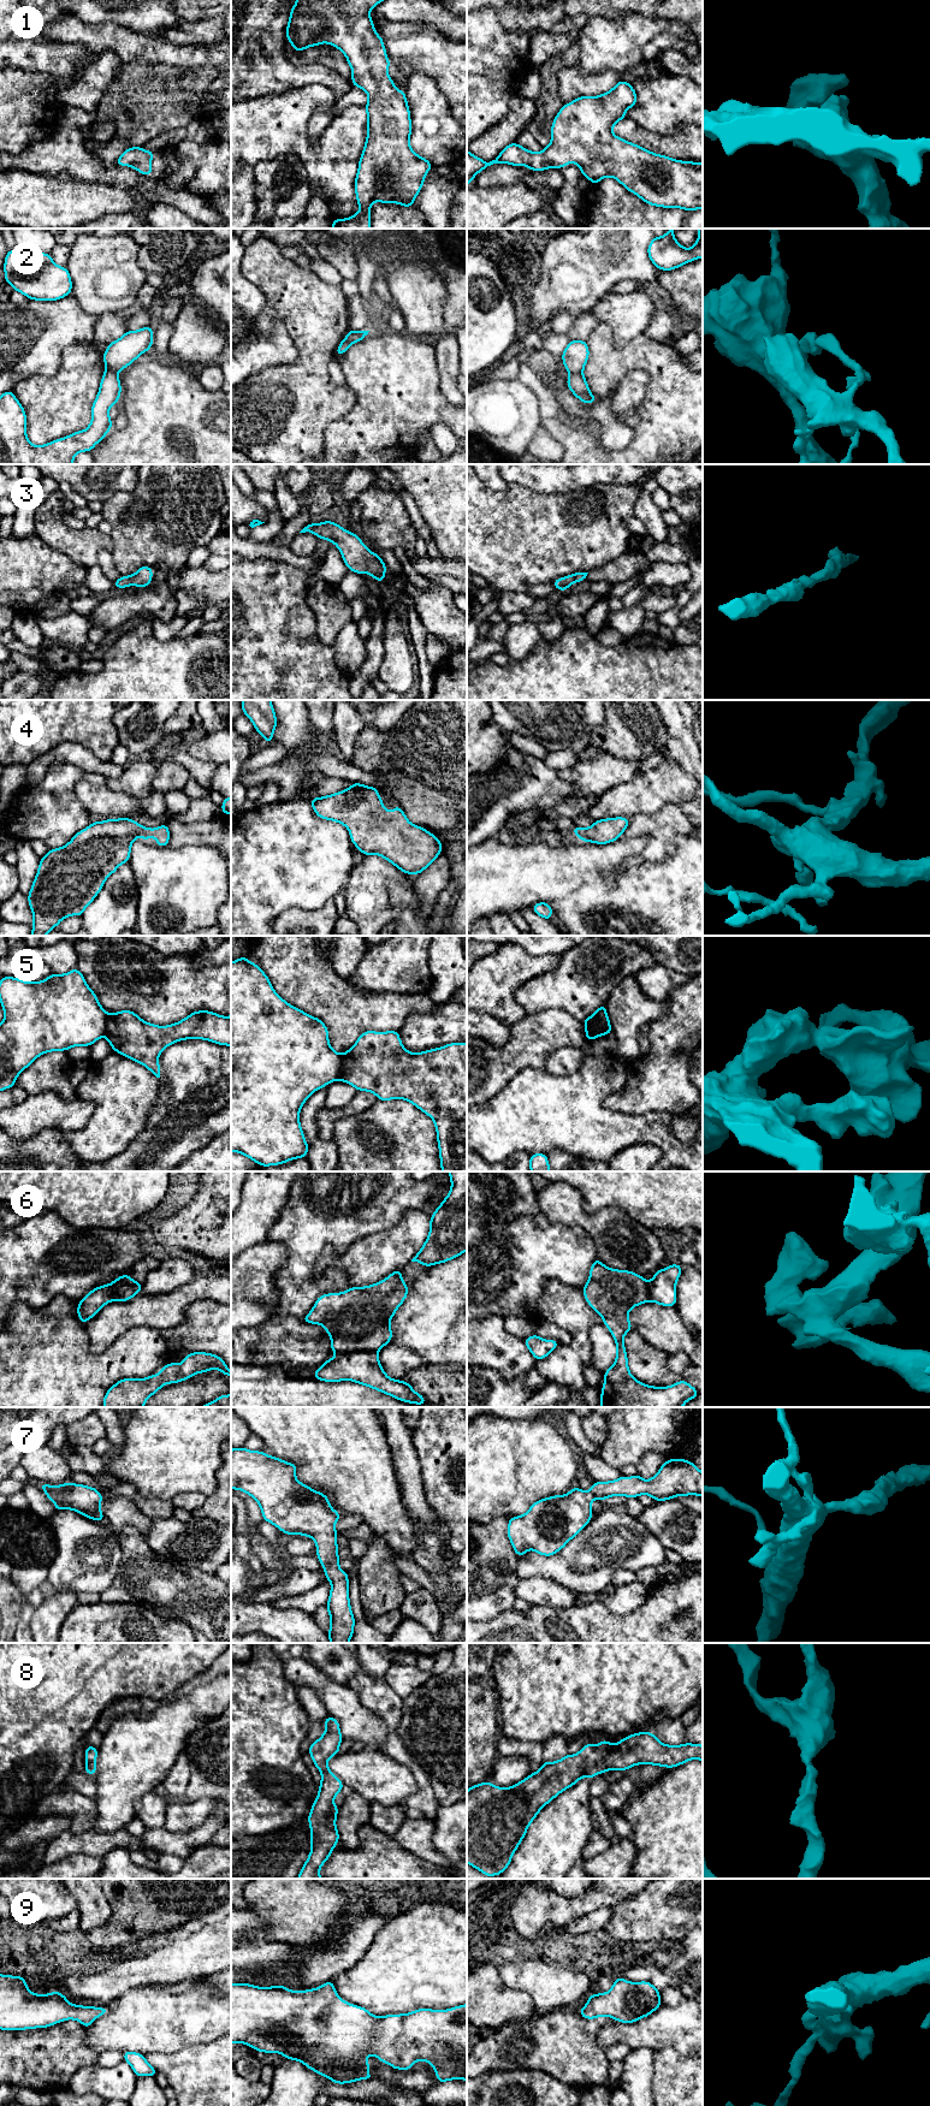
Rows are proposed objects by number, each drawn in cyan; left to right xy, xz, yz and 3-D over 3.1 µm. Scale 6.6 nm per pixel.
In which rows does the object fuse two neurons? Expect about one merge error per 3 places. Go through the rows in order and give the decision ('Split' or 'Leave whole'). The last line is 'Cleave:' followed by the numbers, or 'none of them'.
1: Leave whole
2: Split
3: Leave whole
4: Leave whole
5: Split
6: Split
7: Leave whole
8: Leave whole
9: Leave whole
Cleave: 2, 5, 6

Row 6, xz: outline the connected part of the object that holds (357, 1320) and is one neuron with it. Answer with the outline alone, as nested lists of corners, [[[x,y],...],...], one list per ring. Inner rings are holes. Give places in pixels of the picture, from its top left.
[[[399,1269],[378,1283],[350,1287],[343,1293],[320,1295],[310,1312],[301,1319],[304,1323],[324,1325],[331,1337],[331,1349],[338,1355],[357,1351],[379,1352],[392,1340],[390,1321],[403,1304],[408,1292],[402,1280],[402,1269]]]

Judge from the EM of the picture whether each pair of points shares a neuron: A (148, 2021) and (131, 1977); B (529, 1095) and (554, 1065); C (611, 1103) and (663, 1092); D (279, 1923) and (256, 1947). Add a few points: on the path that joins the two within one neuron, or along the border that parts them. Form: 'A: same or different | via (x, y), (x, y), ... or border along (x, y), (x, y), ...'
A: different | border along (153, 1985), (132, 1987), (111, 2003)
B: different | border along (545, 1069), (554, 1074), (570, 1074), (576, 1071)
C: same | via (625, 1101), (631, 1101), (644, 1092), (650, 1092)
D: different | border along (253, 1912), (264, 1922), (268, 1939), (294, 1945)

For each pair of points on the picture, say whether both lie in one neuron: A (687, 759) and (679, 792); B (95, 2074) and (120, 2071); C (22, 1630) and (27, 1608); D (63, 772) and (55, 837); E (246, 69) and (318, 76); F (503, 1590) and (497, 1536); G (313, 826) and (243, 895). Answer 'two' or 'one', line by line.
A: two
B: one
C: one
D: one
E: one
F: one
G: one

